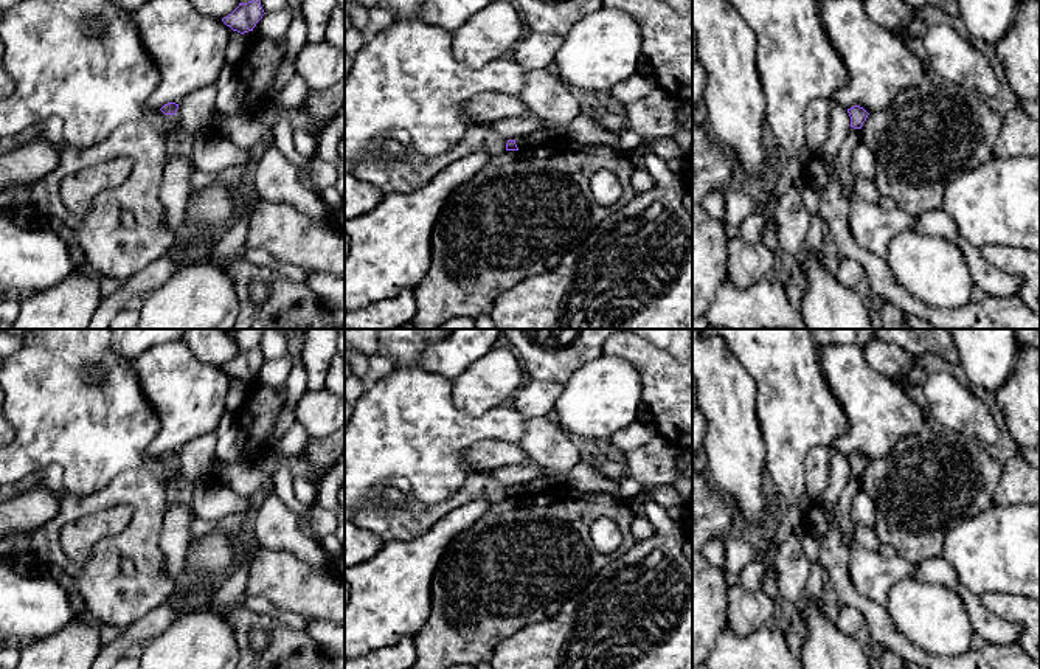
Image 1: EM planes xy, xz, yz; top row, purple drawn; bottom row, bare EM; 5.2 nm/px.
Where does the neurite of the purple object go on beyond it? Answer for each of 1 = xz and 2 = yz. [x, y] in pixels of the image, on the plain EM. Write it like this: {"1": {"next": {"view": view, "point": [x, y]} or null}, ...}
{"1": {"next": null}, "2": {"next": null}}

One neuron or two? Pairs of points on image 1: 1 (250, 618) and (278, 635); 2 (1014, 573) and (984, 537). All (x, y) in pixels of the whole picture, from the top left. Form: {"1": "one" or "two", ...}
{"1": "one", "2": "one"}

